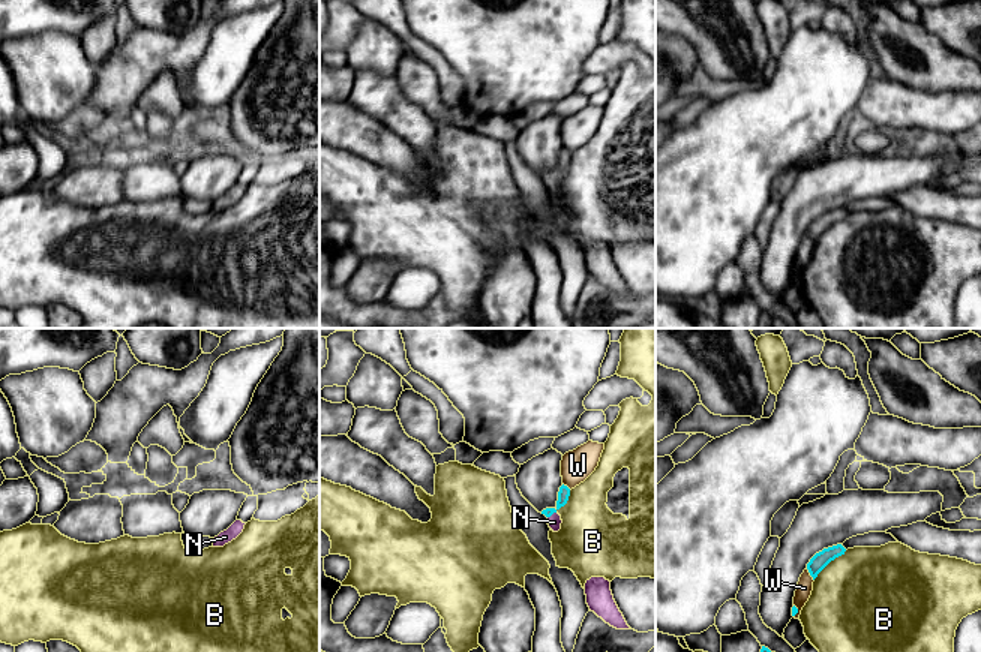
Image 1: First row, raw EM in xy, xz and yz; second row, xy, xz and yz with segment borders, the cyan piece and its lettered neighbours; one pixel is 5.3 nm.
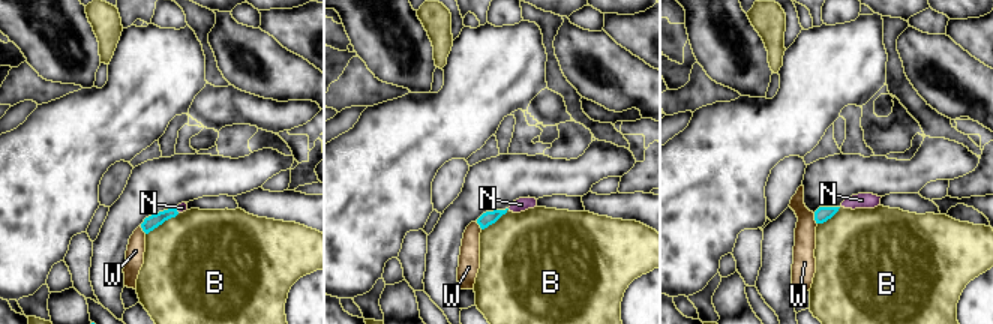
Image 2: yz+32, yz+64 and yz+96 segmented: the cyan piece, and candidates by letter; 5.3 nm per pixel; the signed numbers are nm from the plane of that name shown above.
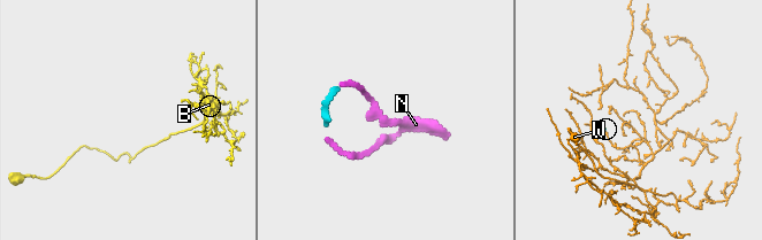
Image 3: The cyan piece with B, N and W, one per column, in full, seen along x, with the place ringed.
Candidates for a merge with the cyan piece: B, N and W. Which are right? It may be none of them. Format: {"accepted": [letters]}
{"accepted": ["N"]}

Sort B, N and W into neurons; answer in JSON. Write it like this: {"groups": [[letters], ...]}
{"groups": [["B"], ["N"], ["W"]]}

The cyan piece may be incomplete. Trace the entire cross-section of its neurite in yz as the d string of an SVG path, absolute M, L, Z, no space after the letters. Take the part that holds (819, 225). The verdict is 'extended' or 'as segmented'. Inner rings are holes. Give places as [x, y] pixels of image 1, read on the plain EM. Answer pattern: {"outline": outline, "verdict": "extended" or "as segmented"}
{"outline": "M842 208L824 213L822 216L816 217L810 226L807 228L807 234L813 244L818 238L836 222L844 219L846 213Z", "verdict": "as segmented"}

